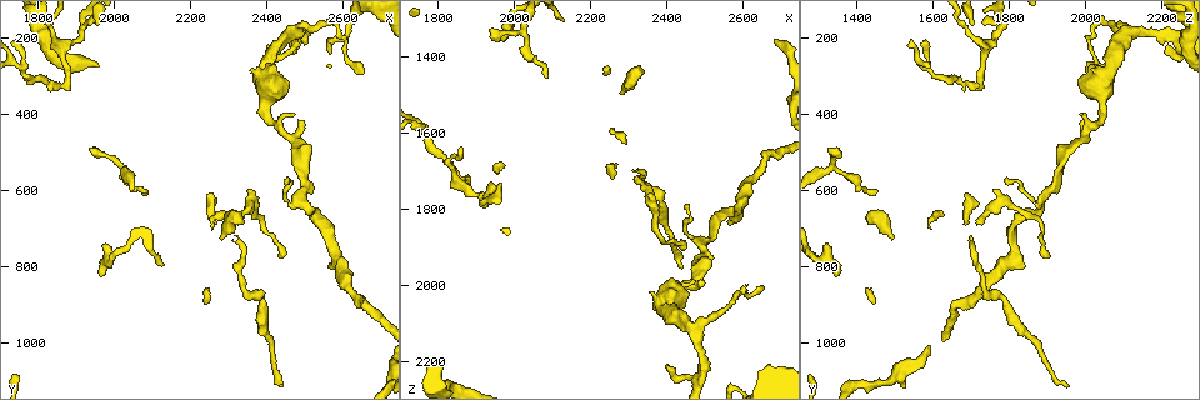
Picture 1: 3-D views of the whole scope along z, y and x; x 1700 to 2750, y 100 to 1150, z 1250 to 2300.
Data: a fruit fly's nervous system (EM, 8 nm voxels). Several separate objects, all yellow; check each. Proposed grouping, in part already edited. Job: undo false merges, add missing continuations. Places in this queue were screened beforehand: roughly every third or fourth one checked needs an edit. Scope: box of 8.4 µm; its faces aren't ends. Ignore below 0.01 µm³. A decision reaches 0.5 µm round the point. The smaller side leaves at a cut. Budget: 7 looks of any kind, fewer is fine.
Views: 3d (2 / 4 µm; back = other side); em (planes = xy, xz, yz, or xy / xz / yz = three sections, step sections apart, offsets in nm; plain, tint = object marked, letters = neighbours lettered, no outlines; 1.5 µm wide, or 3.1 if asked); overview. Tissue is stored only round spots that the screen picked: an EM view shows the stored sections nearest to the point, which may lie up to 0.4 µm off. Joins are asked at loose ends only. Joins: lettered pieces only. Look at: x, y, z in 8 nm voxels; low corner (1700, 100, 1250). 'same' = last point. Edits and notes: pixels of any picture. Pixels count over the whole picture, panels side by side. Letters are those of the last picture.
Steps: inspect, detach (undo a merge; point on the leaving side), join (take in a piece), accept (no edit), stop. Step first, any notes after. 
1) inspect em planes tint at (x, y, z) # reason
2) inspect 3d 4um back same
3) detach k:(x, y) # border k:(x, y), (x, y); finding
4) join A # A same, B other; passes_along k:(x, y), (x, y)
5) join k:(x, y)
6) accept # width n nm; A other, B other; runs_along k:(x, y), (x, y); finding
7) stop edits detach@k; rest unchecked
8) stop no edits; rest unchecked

inspect 3d 4um at (2440, 775, 1900)

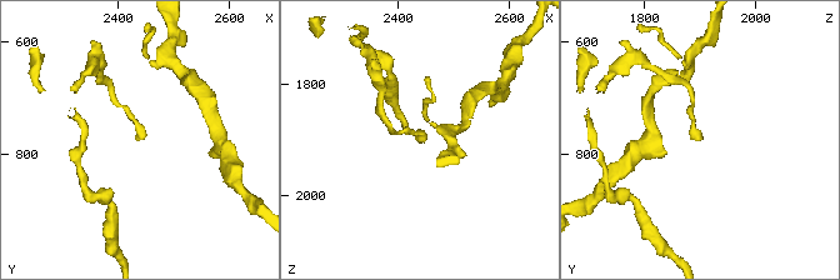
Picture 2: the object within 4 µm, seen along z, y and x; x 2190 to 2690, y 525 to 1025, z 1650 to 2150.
inspect em planes tint at (2440, 775, 1900)

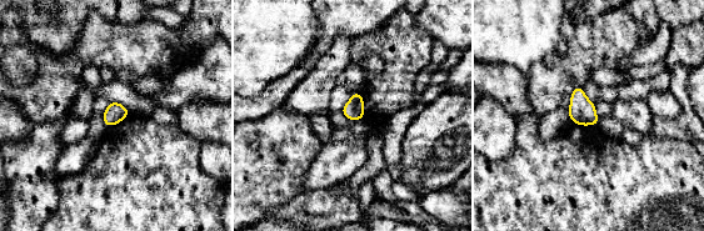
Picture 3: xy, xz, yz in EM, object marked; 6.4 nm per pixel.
inspect em planes letters same # see the neighbours

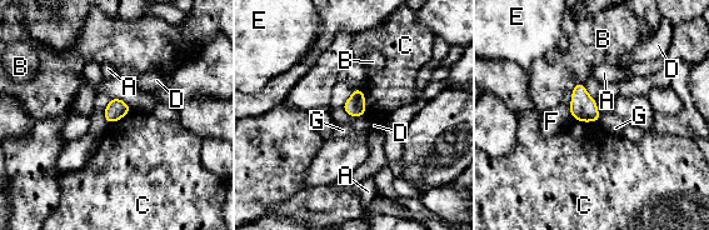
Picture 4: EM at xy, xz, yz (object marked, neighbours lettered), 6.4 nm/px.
accept # longest_contact C 180 nm; A other, B other, C other, D other, E other, F other, G other; border 4:(360, 89), (365, 103), (364, 115); none of them fits

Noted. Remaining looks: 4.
inspect 3d 4um at (2395, 365, 2050) # sharp bend

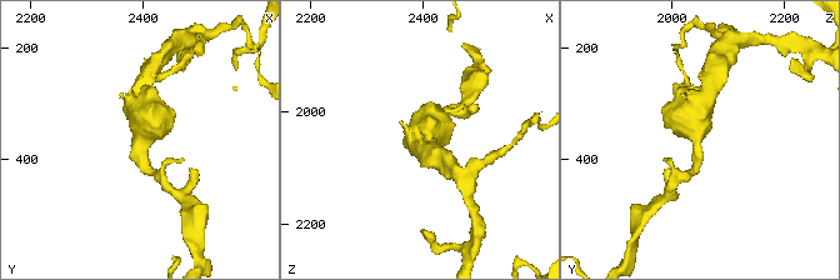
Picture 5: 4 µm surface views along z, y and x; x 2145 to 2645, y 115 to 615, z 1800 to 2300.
inspect em xz step 4 tint at (2395, 365, 2040) # shape alone is not enough

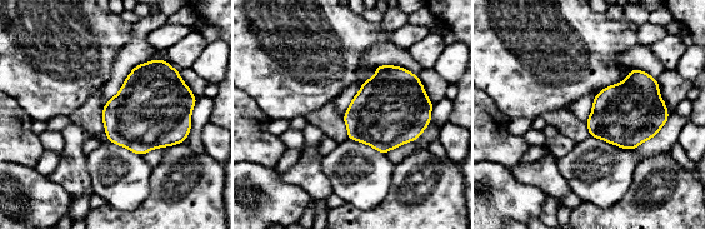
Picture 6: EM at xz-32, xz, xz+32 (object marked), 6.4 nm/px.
inspect em planes letters same # another direction

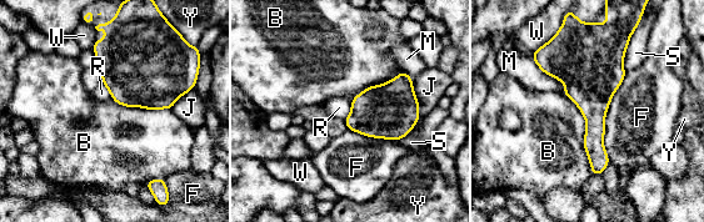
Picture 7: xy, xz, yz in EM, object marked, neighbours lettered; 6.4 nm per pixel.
accept # longest_contact F 600 nm; B other, F other, J other, M other, R other, S other, W other, Y other; border 7:(562, 92), (584, 119), (592, 173); continuous, no second neuron

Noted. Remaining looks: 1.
stop no edits; rest unchecked

